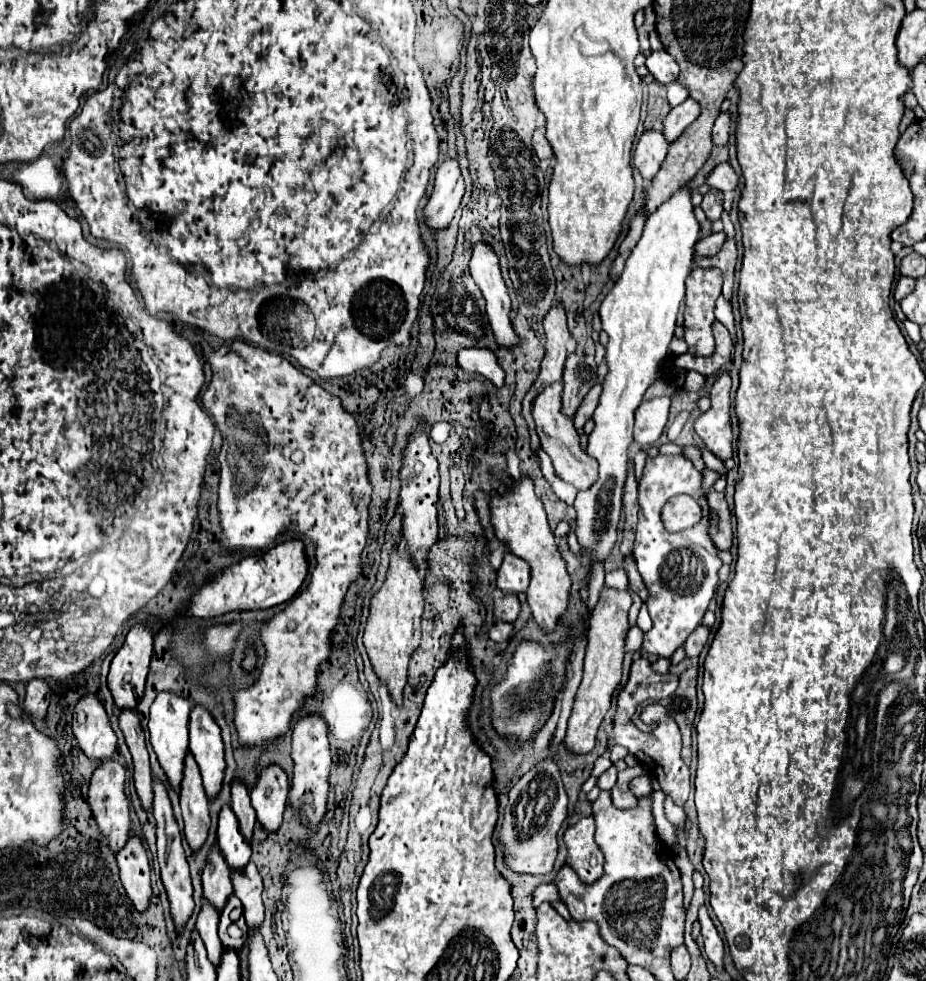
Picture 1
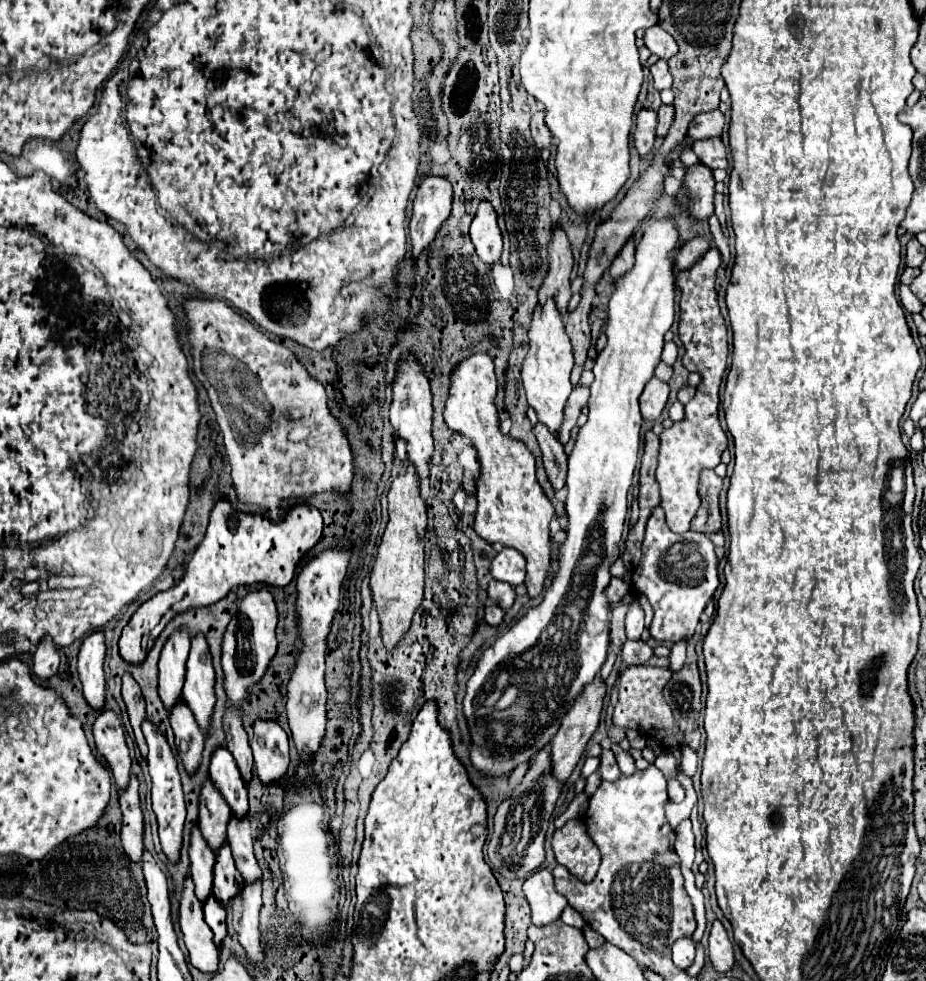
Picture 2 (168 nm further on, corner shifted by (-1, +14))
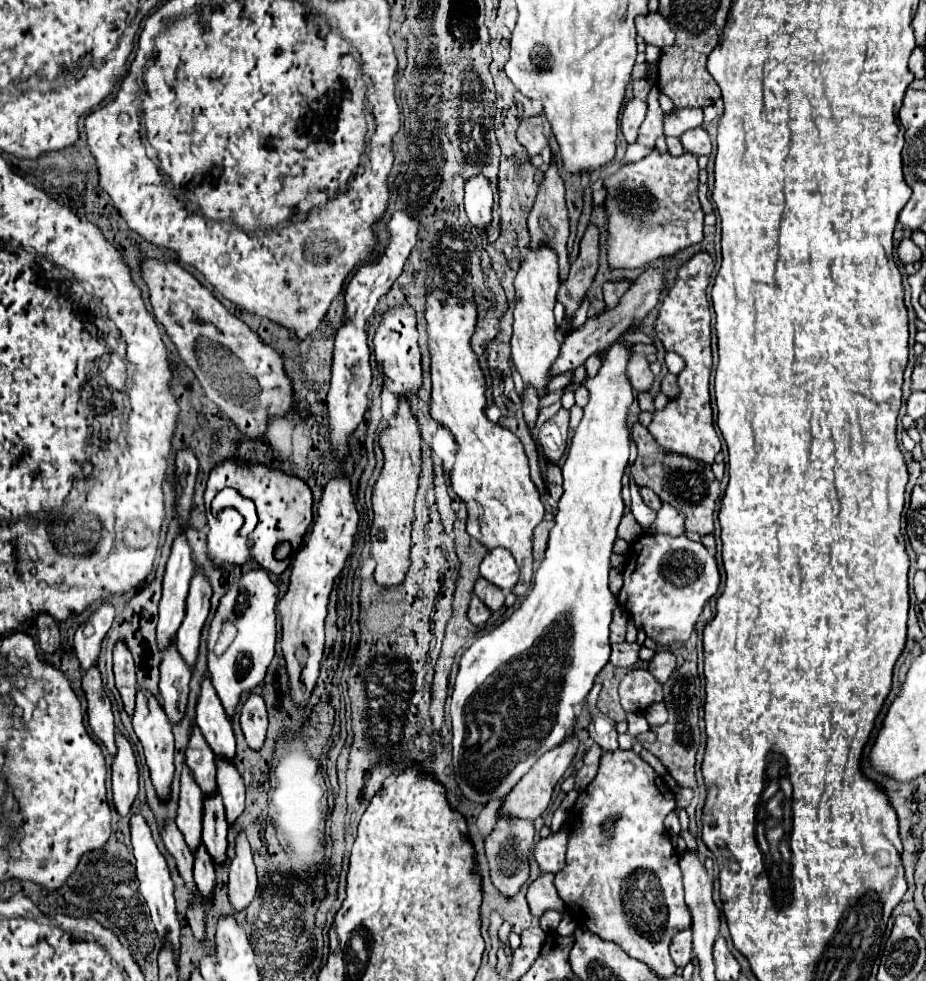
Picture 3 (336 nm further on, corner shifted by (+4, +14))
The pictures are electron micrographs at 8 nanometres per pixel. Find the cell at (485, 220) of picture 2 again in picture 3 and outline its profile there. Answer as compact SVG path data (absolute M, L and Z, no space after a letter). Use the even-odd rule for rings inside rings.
M475 175L465 181L465 211L475 227L487 227L491 221L493 191L489 179Z

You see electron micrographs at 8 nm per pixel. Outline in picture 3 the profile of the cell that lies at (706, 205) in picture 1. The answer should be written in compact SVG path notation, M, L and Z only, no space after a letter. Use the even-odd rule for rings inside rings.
M653 149L637 163L621 165L605 179L605 215L607 215L607 263L611 269L637 269L661 257L673 257L689 245L703 241L703 211L697 199L699 167L693 153L673 157Z

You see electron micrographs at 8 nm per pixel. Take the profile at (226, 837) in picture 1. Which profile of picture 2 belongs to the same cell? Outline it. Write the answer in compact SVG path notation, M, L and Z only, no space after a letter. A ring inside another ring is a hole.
M220 747L210 761L210 779L220 789L224 801L228 801L228 807L236 817L246 817L248 813L248 793L244 787L244 781L238 773L236 761L230 755L226 747Z

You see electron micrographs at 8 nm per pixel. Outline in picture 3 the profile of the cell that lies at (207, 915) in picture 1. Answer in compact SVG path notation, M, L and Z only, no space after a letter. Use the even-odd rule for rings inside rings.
M183 765L181 773L181 791L179 791L179 807L177 807L177 827L185 835L187 845L195 851L201 845L201 819L203 817L203 791L195 785L195 777L187 765Z

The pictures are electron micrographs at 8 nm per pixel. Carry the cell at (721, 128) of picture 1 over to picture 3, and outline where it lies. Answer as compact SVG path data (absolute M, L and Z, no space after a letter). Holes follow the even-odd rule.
M677 109L665 115L663 131L671 137L681 137L687 129L703 125L703 111L701 109Z

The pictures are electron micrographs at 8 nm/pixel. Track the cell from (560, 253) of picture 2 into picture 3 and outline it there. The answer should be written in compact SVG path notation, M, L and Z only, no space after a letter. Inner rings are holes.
M551 159L547 171L543 173L543 181L539 183L537 197L533 201L533 207L531 207L527 223L529 223L531 247L535 249L541 241L545 241L547 245L551 245L557 251L557 255L559 255L559 275L561 275L561 279L565 279L567 273L569 273L569 255L567 255L569 215L567 215L567 207L565 207L565 185L563 185L563 179L559 177L559 169L557 169L555 159Z

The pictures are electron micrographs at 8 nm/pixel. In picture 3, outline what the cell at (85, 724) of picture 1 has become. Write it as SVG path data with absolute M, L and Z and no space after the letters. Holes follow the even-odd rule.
M105 601L75 633L75 651L81 661L81 669L87 671L99 657L101 641L109 631L115 617L115 607L111 601Z

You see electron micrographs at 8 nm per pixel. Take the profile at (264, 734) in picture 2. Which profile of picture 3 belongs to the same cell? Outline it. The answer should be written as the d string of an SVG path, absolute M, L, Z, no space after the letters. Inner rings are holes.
M249 693L247 701L243 703L239 711L239 723L241 731L249 743L251 749L261 749L267 733L267 711L263 697L259 693Z

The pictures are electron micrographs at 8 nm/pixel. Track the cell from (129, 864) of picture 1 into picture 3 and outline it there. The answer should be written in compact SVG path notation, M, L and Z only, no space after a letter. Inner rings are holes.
M117 733L115 735L115 745L117 753L111 763L111 789L113 789L113 803L119 811L119 815L129 815L131 813L131 803L137 795L137 763L133 749L129 741Z

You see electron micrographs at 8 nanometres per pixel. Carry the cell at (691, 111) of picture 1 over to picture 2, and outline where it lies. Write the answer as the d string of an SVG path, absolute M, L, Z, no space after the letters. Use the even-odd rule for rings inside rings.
M662 105L658 109L658 131L656 131L656 135L664 137L670 129L672 121L674 121L674 105Z

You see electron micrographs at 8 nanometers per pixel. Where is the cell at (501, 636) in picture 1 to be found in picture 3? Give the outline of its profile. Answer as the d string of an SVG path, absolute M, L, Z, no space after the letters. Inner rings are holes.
M473 595L471 597L471 603L469 603L469 611L467 611L469 621L473 625L481 625L481 623L485 623L489 619L489 615L491 615L491 611L487 609L487 605L483 605L483 601Z

